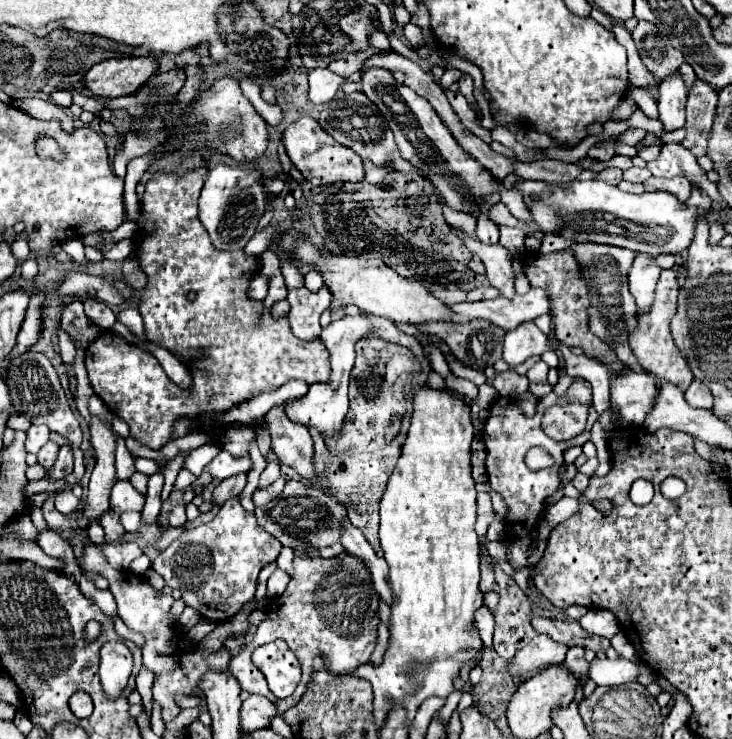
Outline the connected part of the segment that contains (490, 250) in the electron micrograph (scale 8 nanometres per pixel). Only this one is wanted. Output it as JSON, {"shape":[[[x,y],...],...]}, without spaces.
{"shape":[[[458,232],[464,244],[472,254],[476,254],[484,266],[486,266],[486,276],[494,288],[500,290],[504,298],[510,298],[516,294],[514,290],[514,280],[512,280],[512,266],[510,266],[510,252],[502,248],[500,244],[482,244],[478,238],[468,238],[462,232]]]}

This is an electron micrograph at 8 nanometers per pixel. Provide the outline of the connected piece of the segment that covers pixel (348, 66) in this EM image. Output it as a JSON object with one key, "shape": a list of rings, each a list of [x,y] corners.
{"shape":[[[356,52],[356,54],[348,54],[344,60],[334,60],[330,62],[330,70],[340,74],[340,76],[350,76],[354,72],[360,70],[362,62],[368,58],[368,52]]]}

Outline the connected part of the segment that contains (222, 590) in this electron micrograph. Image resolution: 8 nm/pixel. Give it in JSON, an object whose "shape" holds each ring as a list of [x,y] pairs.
{"shape":[[[232,498],[220,506],[212,522],[184,532],[160,552],[154,570],[164,576],[170,588],[180,588],[184,602],[198,610],[202,618],[224,622],[254,598],[262,566],[276,560],[280,550],[280,542],[258,526],[256,516],[246,512],[238,498]]]}

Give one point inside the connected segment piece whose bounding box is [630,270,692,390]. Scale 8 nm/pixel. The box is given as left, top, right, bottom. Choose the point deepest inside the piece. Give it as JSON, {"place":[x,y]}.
{"place":[652,343]}

